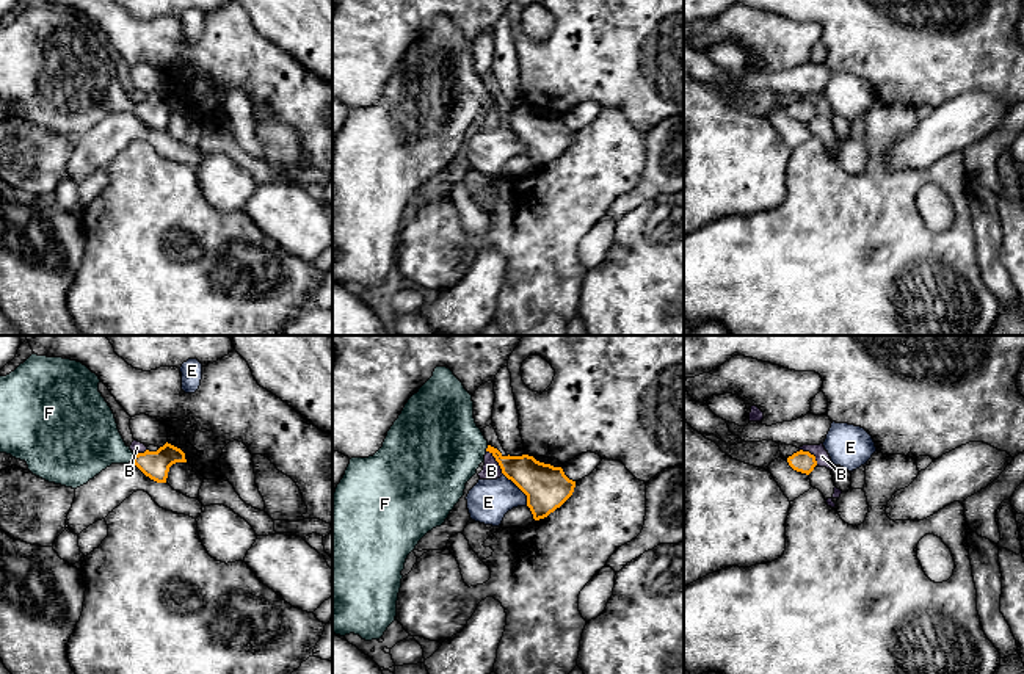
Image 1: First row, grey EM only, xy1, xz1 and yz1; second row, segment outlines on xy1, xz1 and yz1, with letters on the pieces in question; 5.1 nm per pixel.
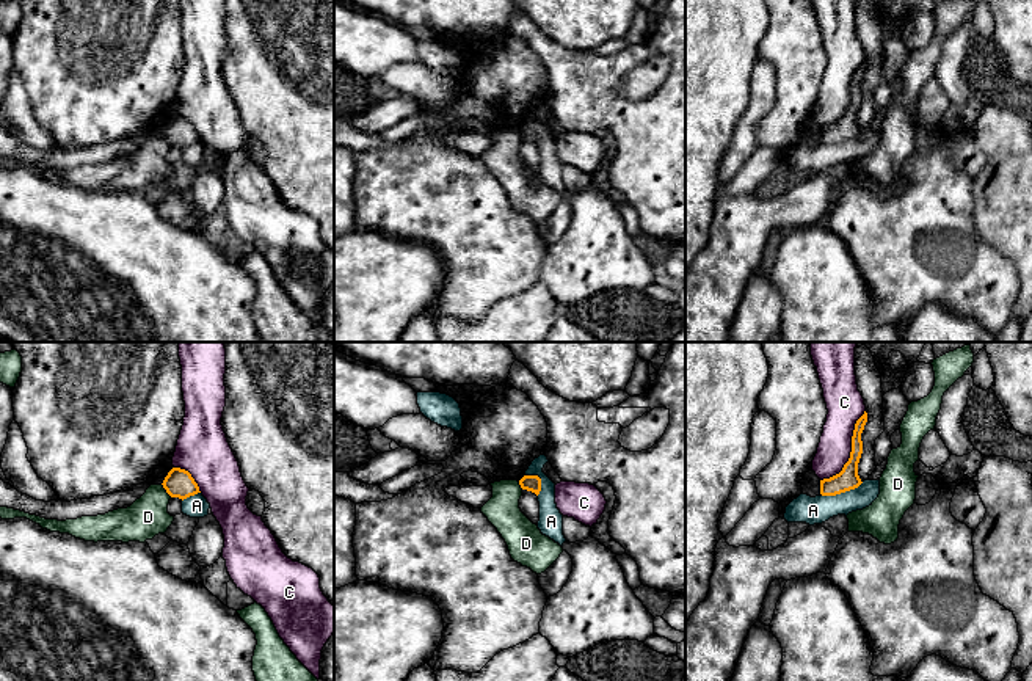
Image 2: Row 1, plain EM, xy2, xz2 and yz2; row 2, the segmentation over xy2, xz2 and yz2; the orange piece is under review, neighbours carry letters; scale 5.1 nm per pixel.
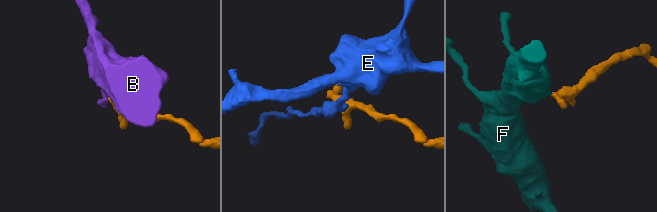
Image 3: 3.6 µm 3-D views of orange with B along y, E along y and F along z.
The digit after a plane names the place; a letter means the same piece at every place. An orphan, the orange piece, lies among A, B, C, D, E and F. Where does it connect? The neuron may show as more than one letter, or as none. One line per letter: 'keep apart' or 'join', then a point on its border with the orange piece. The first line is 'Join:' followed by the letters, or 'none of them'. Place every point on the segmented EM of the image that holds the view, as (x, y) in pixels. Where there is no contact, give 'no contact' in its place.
Join: F
A: keep apart | yz2 (841, 491)
B: keep apart | xz1 (497, 461)
C: keep apart | yz2 (852, 451)
D: keep apart | xy2 (165, 488)
E: keep apart | xz1 (519, 488)
F: join | xy1 (134, 458)

